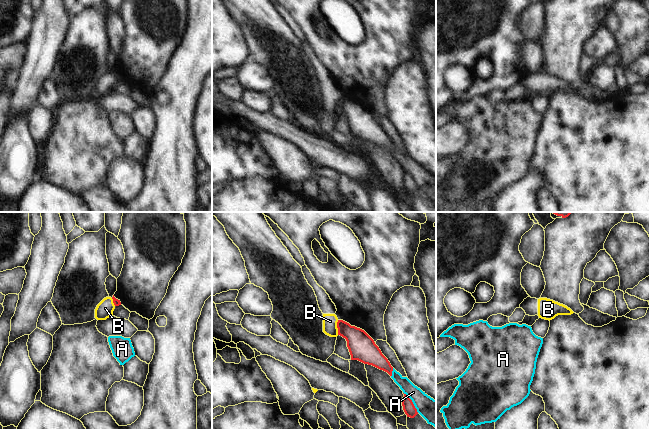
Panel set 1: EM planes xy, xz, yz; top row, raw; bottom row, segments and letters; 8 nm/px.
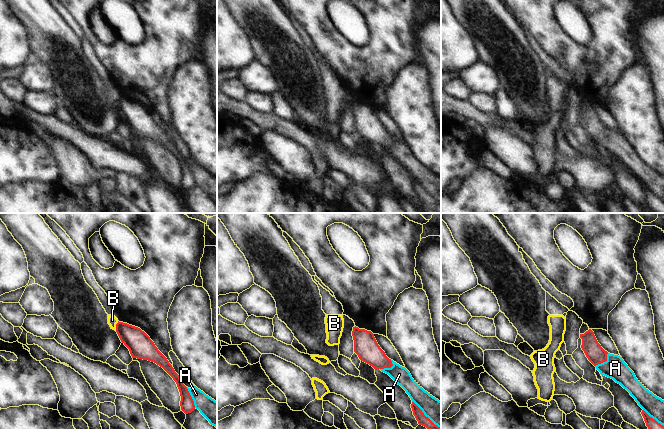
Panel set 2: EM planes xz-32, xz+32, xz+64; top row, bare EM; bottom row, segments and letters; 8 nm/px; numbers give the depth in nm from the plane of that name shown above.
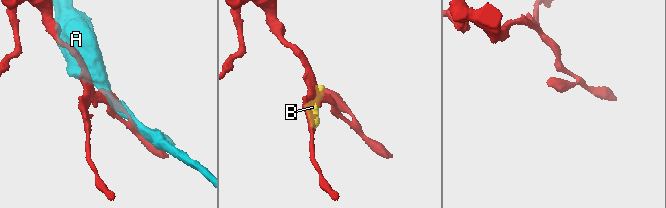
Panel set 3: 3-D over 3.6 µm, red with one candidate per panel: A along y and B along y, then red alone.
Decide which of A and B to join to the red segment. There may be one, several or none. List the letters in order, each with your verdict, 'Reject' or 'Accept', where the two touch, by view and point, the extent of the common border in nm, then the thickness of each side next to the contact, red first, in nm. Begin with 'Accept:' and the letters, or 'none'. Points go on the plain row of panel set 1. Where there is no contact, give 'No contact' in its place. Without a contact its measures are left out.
Accept: none
A: Reject. Touches red at xz (412, 178). Shared border 200 nm. Thickness 90 nm (red) against 200 nm
B: Reject. Touches red at xz (337, 103). Shared border 120 nm. Thickness 220 nm (red) against 110 nm.

